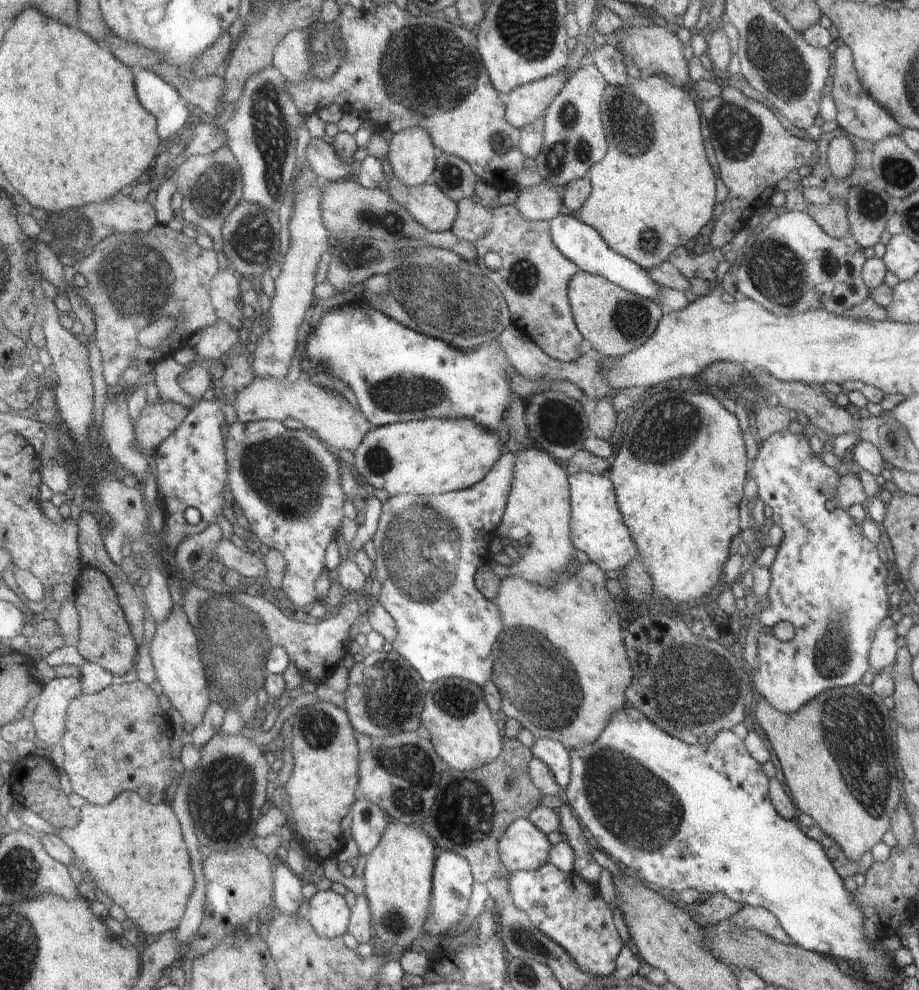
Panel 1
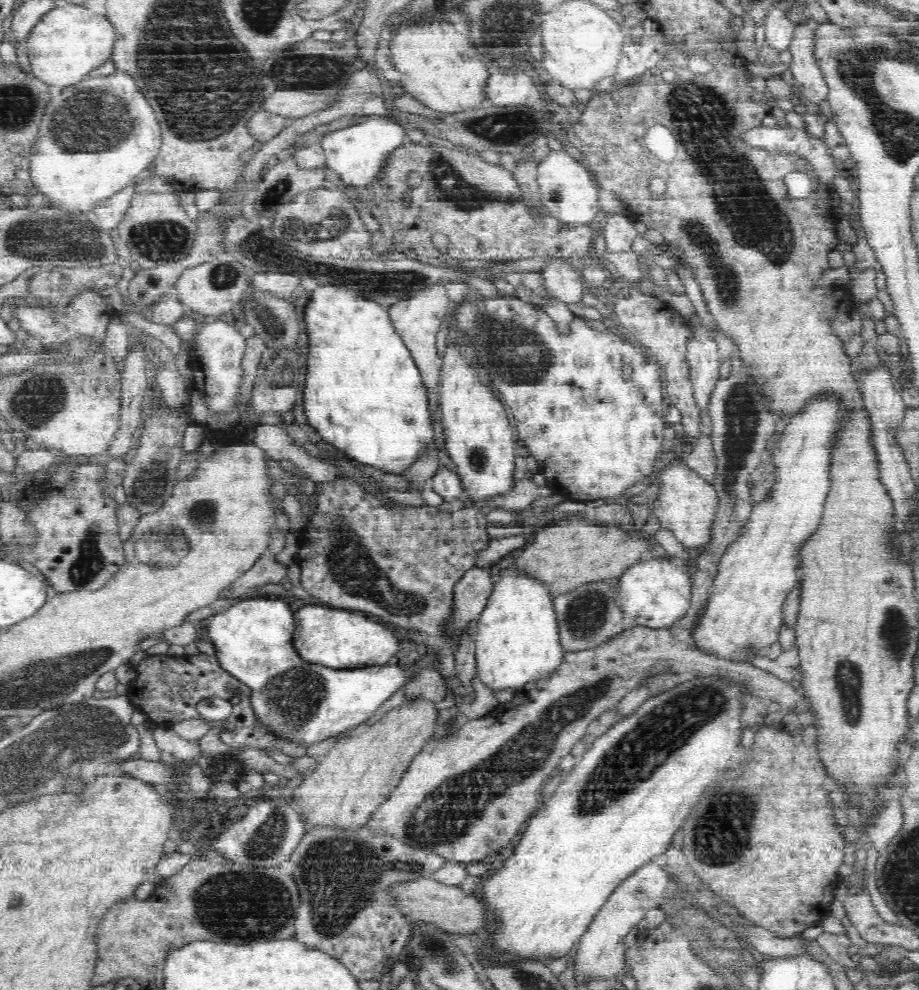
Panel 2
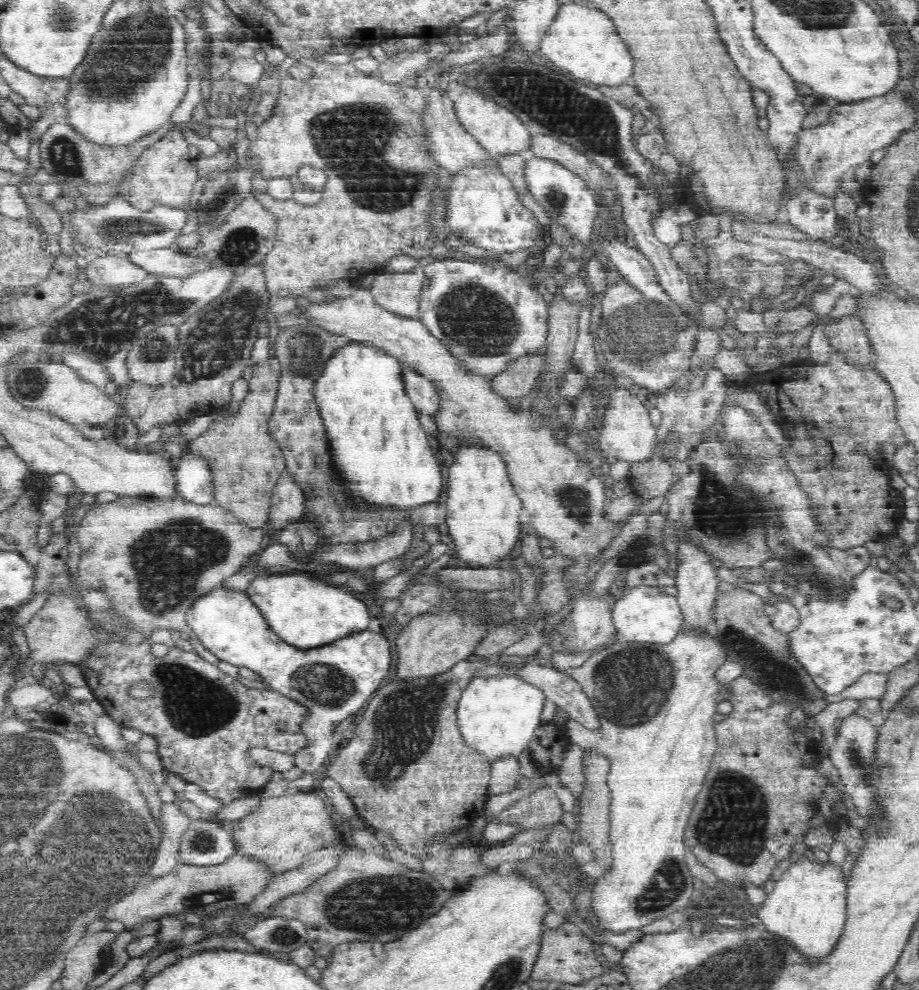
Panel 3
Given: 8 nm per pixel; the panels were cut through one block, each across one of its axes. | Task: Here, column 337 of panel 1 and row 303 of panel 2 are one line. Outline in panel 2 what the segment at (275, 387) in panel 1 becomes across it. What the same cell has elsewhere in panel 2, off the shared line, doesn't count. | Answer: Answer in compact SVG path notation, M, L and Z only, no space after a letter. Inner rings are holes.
M431 284L423 287L410 298L402 299L400 302L387 306L387 313L390 316L396 333L403 339L404 345L413 355L417 368L421 370L425 386L429 390L429 408L435 410L439 405L439 372L441 369L441 358L438 358L436 349L436 335L439 332L442 322L446 320L447 313L452 302L446 295L444 285Z

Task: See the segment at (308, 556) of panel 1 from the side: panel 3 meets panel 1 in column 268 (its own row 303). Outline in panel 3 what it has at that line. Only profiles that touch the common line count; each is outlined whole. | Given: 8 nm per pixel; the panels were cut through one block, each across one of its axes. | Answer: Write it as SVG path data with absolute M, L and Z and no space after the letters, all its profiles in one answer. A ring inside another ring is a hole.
M448 256L442 258L442 260L440 258L437 260L438 262L430 262L430 264L424 266L425 283L419 302L418 319L426 326L426 329L434 338L442 340L442 343L446 344L446 347L450 350L450 355L461 360L462 367L466 367L466 371L474 371L474 375L496 376L500 375L509 366L509 363L514 363L517 359L532 355L542 356L539 351L545 348L549 334L549 299L547 296L544 298L544 292L538 293L533 288L534 283L530 277L521 276L516 270L508 269L502 263L496 263L496 261L484 261L483 259L470 262L460 258L448 258Z

